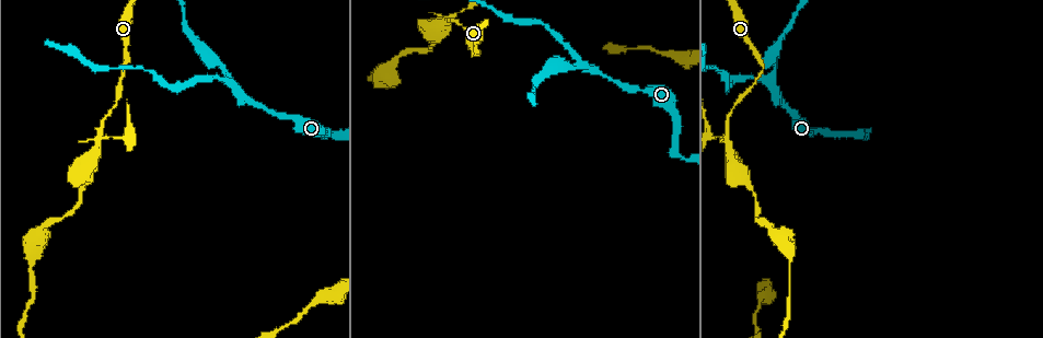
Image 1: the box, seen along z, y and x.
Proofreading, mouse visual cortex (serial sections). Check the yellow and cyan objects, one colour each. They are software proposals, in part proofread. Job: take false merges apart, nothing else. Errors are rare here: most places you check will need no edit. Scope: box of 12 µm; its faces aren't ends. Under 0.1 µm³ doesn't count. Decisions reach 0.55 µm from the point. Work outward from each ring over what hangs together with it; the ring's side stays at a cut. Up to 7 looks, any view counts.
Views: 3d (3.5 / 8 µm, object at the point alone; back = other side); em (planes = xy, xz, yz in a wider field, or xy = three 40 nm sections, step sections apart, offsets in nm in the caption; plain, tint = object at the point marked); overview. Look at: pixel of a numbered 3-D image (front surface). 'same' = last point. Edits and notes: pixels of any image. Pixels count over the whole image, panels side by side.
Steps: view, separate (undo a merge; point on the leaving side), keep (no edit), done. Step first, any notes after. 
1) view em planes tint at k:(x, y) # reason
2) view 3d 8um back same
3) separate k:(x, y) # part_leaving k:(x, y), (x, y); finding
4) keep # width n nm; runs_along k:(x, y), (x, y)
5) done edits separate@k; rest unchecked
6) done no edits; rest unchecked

view em xy step 5 tint at 1:(728, 135) # side arm on a straight run

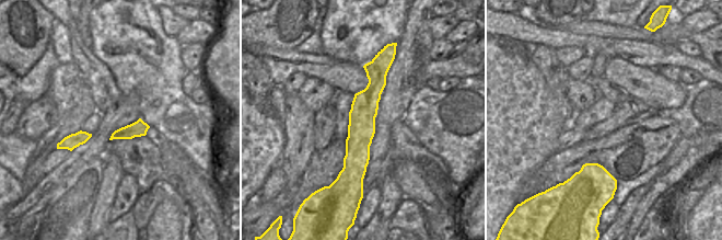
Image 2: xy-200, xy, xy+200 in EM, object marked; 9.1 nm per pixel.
view 3d 3.5um same # see where the arms go

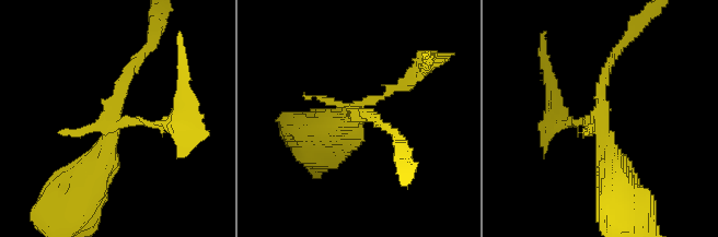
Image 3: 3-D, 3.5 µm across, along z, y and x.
keep # width 260 nm; runs_along 3:(140, 57), (87, 185); all the same cell

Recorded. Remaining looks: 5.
view 3d 3.5um at 1:(232, 82) # a fork

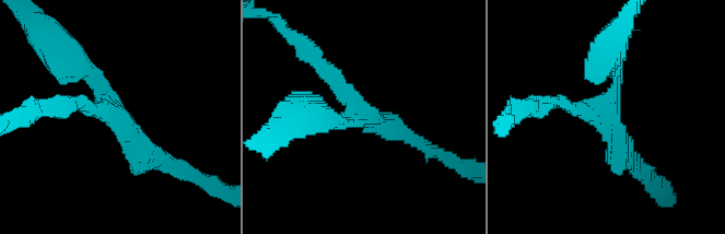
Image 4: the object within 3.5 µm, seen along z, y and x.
view em planes plain at 4:(363, 109)

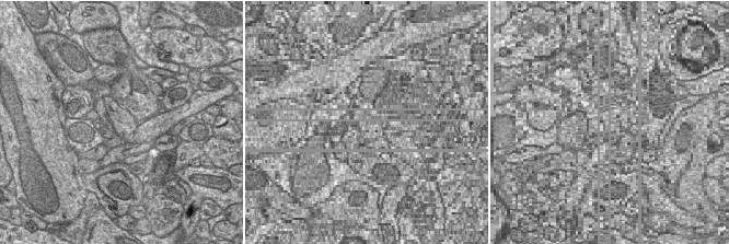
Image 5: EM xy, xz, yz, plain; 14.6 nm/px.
view em planes tint same

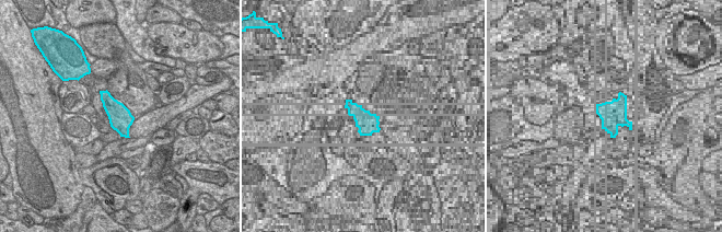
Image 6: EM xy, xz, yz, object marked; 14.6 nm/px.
keep # arm_widths 200, 200, 250 nm; runs_along 4:(167, 162), (137, 142), (77, 65); continuous, no second cell

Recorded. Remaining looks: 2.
view 3d 3.5um at 1:(191, 39) # sudden change in width

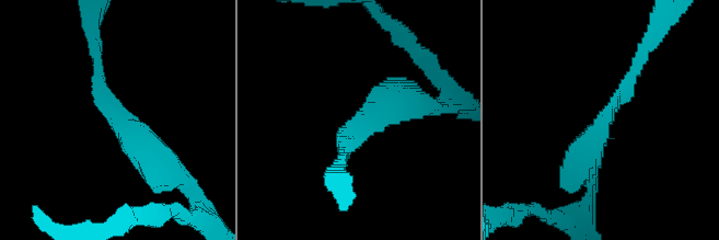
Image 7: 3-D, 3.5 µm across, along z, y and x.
view em xy step 3 tint at 7:(600, 120) # arm_widths 150, 450 nm

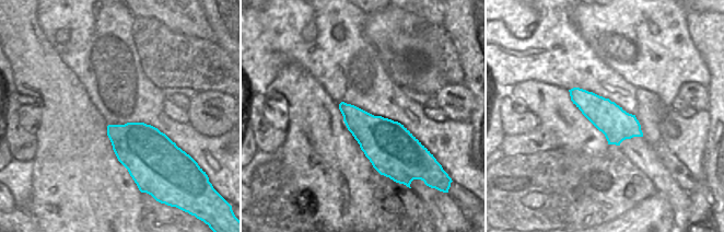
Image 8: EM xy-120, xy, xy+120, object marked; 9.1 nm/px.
keep # runs_along 7:(171, 172), (104, 109), (97, 65); one cell here

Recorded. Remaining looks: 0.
done no edits; rest unchecked

